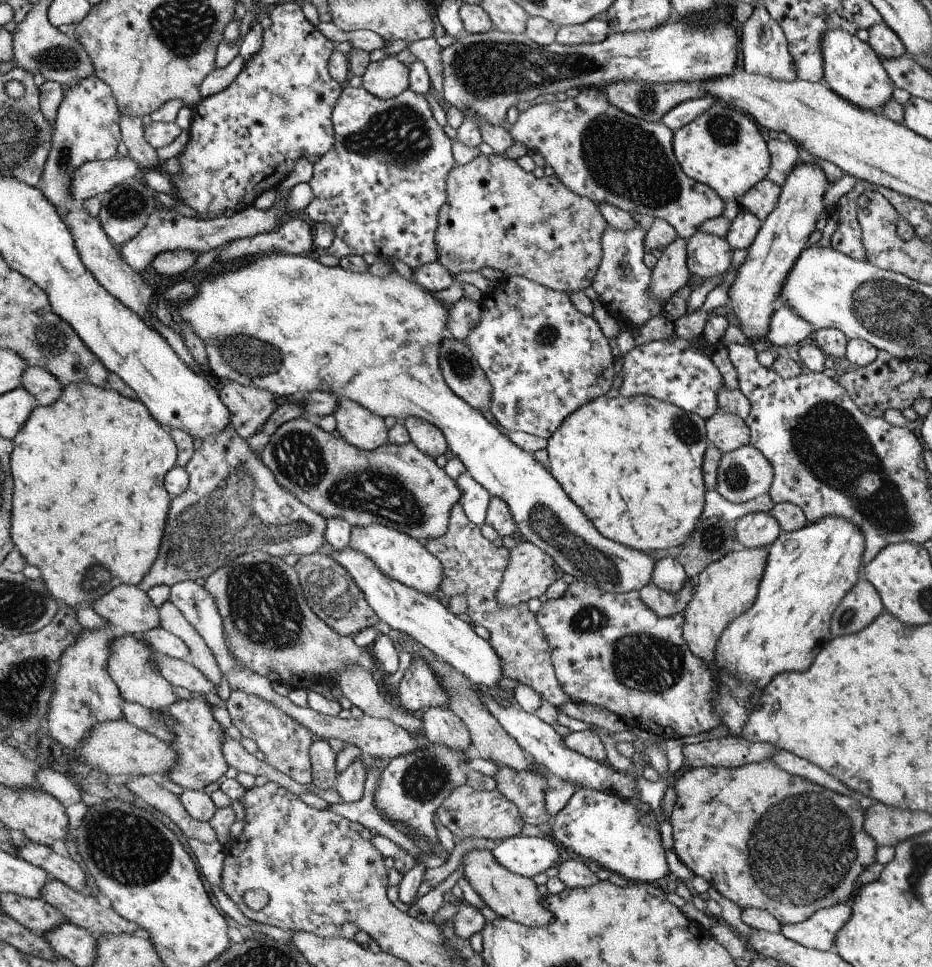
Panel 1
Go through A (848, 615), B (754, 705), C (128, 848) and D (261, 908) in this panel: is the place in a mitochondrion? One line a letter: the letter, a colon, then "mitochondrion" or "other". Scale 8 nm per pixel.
A: mitochondrion
B: other
C: mitochondrion
D: other

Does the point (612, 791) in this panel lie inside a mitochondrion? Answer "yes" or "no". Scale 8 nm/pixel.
no

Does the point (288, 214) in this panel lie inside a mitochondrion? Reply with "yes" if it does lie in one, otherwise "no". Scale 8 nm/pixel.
no

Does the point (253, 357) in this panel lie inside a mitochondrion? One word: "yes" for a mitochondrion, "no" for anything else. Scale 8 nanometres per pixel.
yes

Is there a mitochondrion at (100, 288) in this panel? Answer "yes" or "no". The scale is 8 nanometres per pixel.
no

